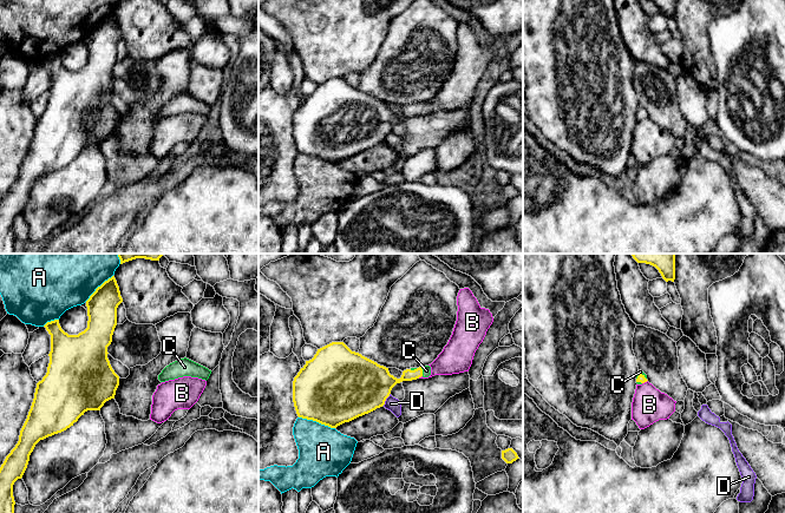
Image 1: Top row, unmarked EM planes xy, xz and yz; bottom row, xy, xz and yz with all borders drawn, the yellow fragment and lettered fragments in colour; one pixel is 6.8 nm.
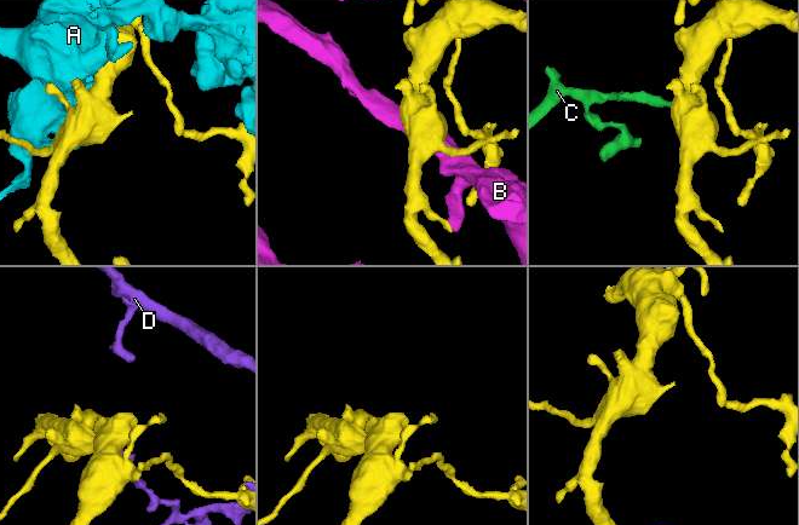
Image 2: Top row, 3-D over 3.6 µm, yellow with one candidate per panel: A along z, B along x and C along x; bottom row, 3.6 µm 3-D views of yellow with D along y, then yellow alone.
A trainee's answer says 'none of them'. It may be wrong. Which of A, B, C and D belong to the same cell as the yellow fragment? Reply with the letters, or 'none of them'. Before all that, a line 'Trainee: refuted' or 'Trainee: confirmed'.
Trainee: refuted
C

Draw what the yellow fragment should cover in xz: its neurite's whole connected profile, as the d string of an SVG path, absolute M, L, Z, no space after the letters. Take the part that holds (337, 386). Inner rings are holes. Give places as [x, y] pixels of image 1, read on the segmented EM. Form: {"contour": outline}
{"contour": "M332 342L318 349L294 377L293 402L299 417L336 428L382 407L397 383L430 375L431 367L425 366L406 369L397 379L390 374L388 368L352 351L344 342Z"}

